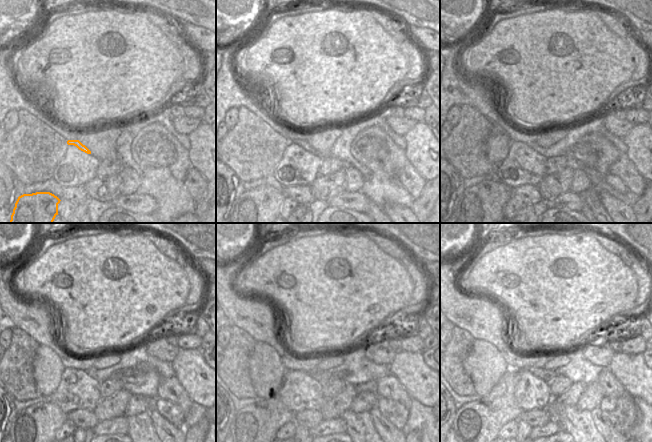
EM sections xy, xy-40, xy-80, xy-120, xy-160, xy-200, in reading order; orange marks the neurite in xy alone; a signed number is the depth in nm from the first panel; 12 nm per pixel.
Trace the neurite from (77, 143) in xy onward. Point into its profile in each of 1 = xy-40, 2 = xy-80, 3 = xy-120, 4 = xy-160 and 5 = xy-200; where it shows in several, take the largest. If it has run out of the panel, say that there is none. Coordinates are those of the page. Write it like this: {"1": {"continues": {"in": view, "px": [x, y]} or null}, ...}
{"1": {"continues": {"in": "xy-40", "px": [304, 144]}}, "2": {"continues": {"in": "xy-80", "px": [548, 152]}}, "3": {"continues": {"in": "xy-120", "px": [101, 375]}}, "4": {"continues": {"in": "xy-160", "px": [322, 376]}}, "5": {"continues": {"in": "xy-200", "px": [476, 425]}}}

